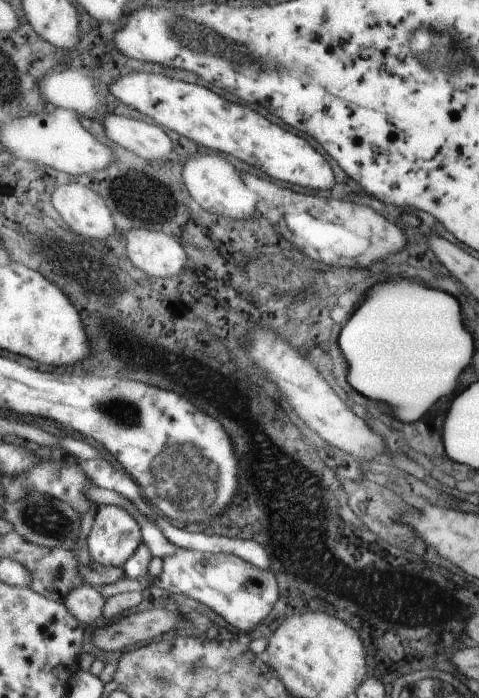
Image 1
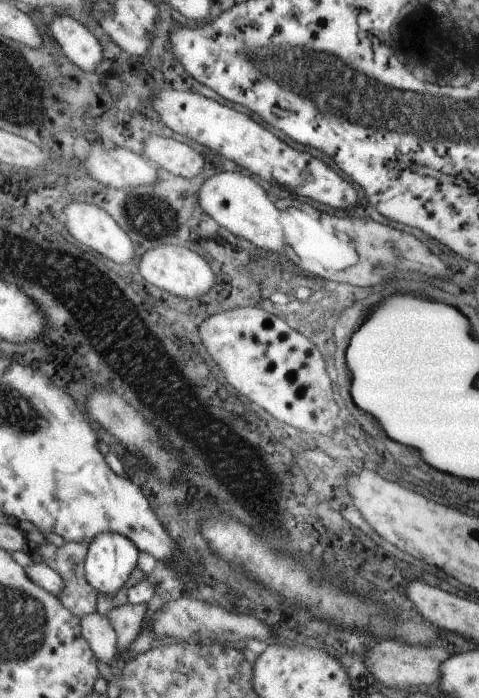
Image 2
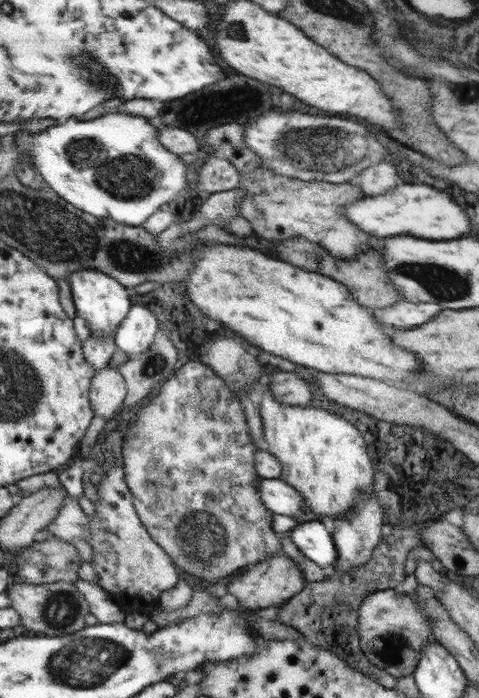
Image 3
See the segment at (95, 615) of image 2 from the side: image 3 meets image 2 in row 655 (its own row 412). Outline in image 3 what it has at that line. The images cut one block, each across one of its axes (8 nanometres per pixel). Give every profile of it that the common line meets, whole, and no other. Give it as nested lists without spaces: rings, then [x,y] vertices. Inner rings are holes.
[[[107,366],[94,376],[90,399],[96,416],[110,419],[115,413],[121,413],[127,396],[125,378],[119,373],[118,367]]]

